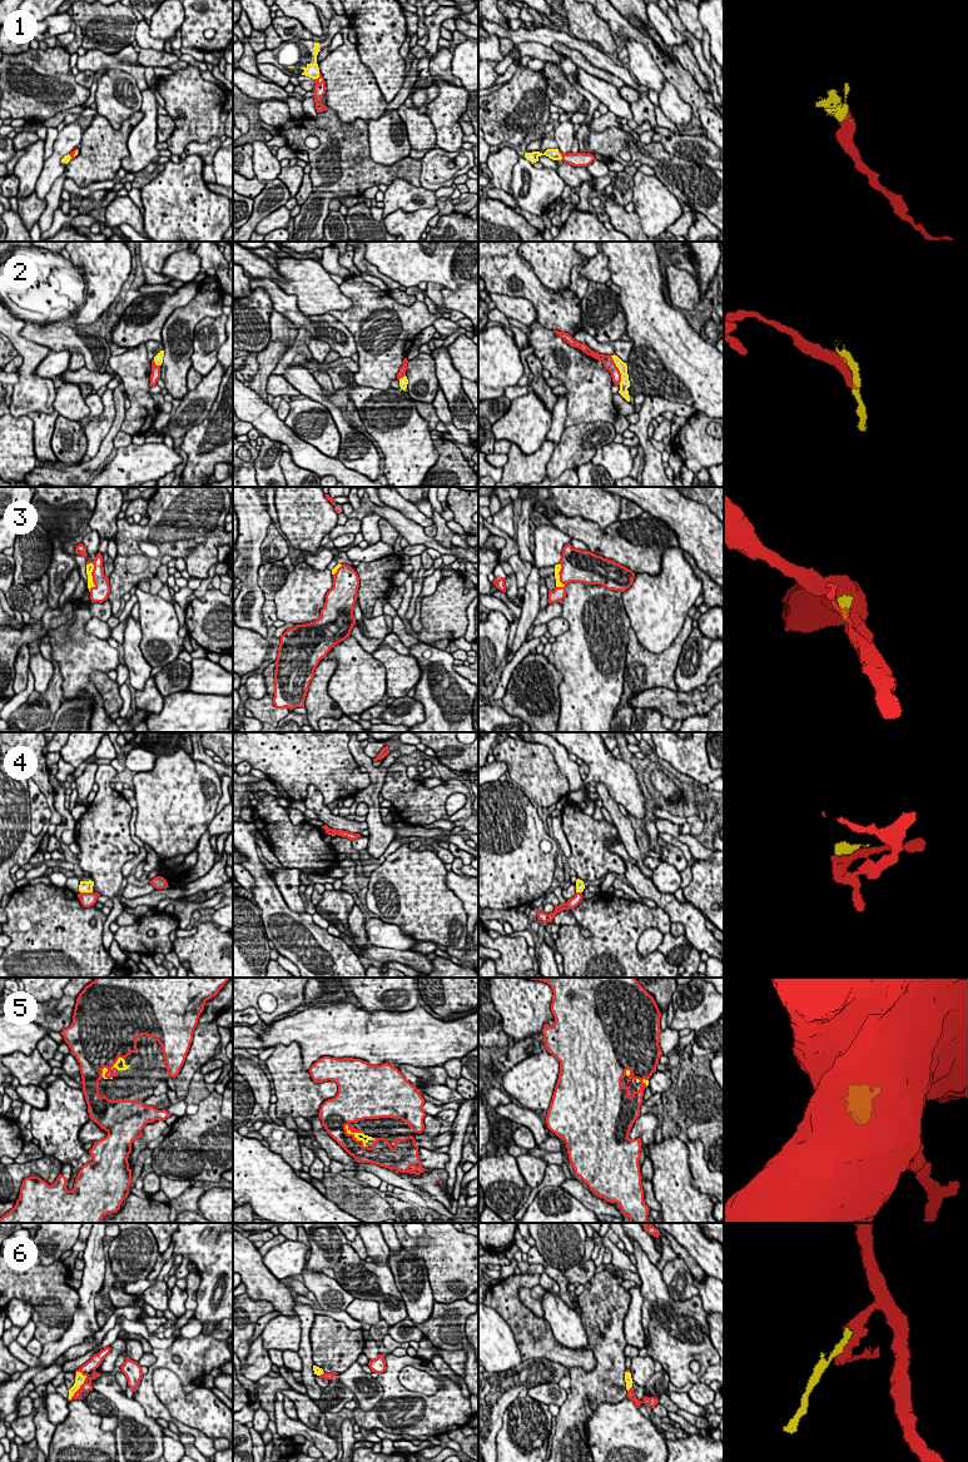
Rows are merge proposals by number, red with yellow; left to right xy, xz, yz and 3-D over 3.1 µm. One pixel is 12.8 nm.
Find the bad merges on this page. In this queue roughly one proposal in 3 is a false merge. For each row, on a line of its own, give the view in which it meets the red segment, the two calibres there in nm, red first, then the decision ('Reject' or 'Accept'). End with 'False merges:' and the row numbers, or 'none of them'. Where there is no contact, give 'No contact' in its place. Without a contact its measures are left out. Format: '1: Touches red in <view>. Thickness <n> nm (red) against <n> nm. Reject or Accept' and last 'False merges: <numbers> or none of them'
1: Touches red in xz. Thickness 160 nm (red) against 190 nm. Accept
2: Touches red in yz. Thickness 140 nm (red) against 130 nm. Reject
3: Touches red in xy. Thickness 220 nm (red) against 100 nm. Accept
4: Touches red in xy. Thickness 190 nm (red) against 160 nm. Reject
5: Touches red in xz. Thickness 220 nm (red) against 100 nm. Accept
6: Touches red in xy. Thickness 170 nm (red) against 130 nm. Accept
False merges: 2, 4

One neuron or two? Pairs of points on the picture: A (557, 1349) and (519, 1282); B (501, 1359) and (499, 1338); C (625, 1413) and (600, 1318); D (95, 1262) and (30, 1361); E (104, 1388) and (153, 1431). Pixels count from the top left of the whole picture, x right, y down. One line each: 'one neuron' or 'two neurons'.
A: one neuron
B: one neuron
C: two neurons
D: two neurons
E: one neuron

